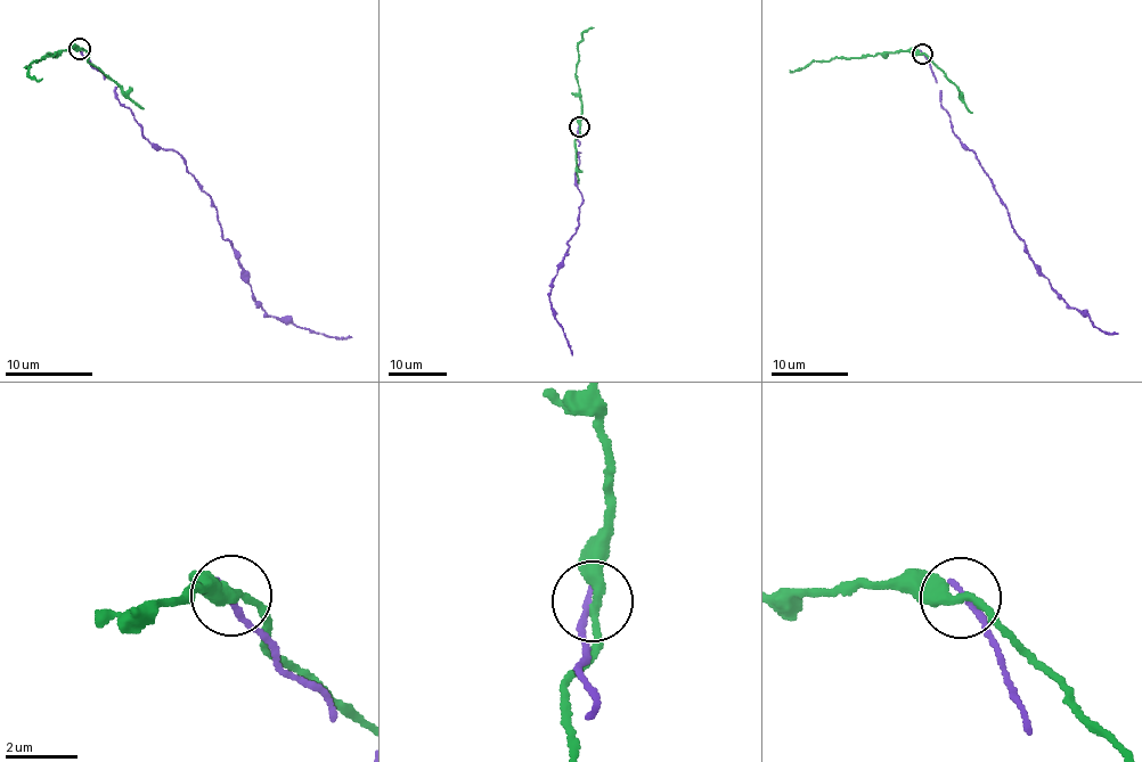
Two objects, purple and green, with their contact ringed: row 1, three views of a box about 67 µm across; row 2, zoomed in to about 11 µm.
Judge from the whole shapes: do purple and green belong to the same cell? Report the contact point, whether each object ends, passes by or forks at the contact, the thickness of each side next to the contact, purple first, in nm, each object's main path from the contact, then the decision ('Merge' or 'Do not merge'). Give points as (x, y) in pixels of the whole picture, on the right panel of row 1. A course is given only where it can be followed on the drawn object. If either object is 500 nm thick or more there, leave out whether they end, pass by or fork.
Place: (922, 54). At the ring purple ends. At the ring green passes by. Thickness 180 nm (purple) against 320 nm. Course of purple: (922, 54), (952, 129), (978, 162), (1028, 256), (1071, 308), (1086, 311), (1095, 328), (1118, 333). Course of green: (922, 54), (888, 51), (866, 58), (832, 57), (790, 70). Do not merge

